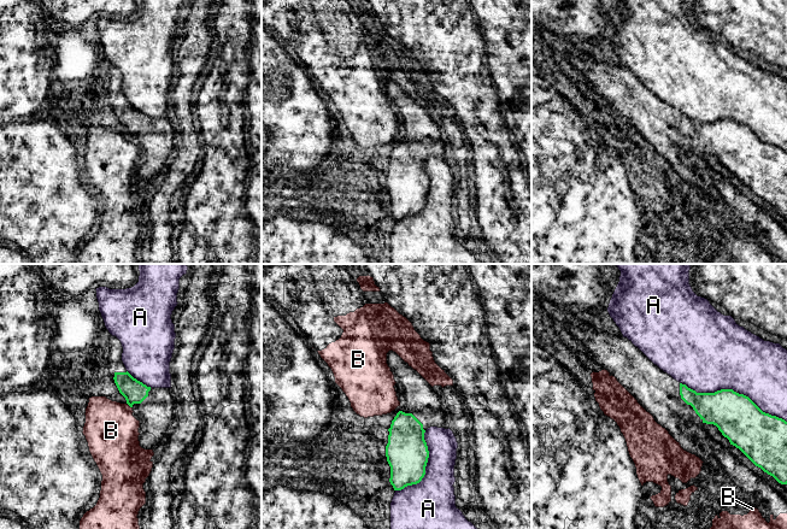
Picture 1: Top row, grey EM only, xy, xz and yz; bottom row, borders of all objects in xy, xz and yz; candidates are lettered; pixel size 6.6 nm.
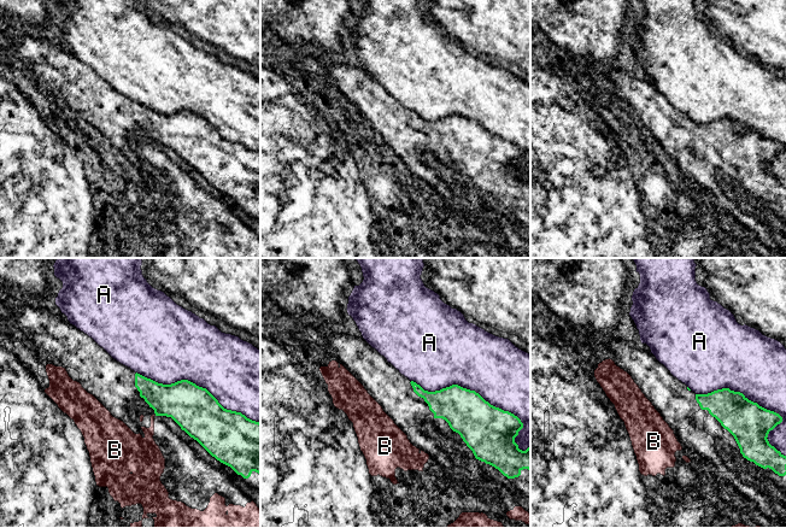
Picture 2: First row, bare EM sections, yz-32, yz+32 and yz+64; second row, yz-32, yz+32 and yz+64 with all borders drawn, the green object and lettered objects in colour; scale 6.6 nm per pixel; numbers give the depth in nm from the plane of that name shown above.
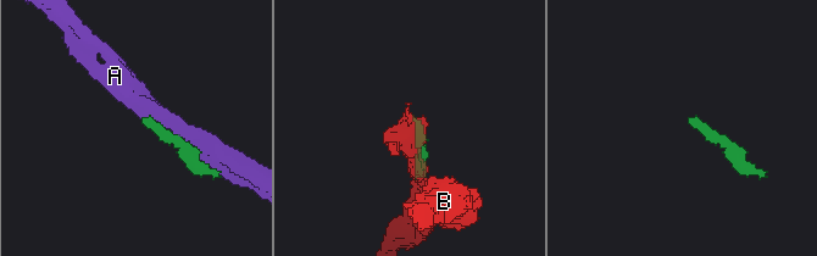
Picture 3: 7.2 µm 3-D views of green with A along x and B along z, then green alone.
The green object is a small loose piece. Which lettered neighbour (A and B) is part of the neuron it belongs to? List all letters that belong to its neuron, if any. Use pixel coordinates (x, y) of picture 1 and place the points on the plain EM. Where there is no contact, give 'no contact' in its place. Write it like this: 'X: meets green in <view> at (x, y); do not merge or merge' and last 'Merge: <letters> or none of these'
A: meets green in yz at (732, 119); do not merge
B: meets green in xy at (129, 135); do not merge
Merge: none of these

